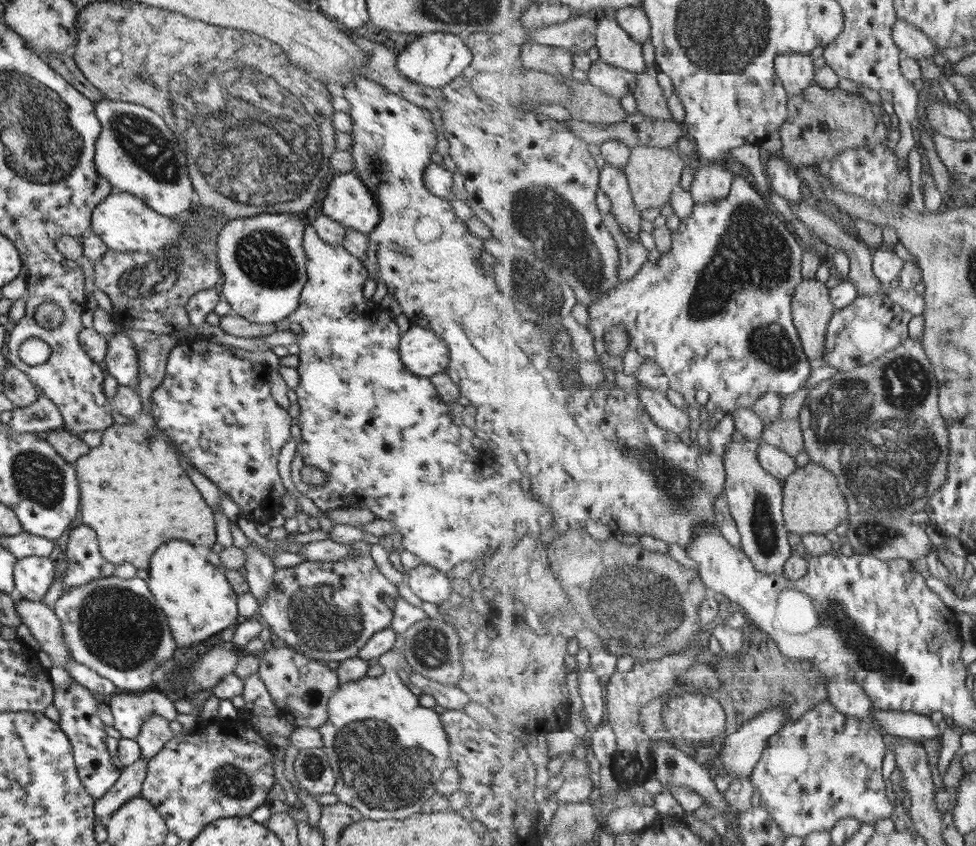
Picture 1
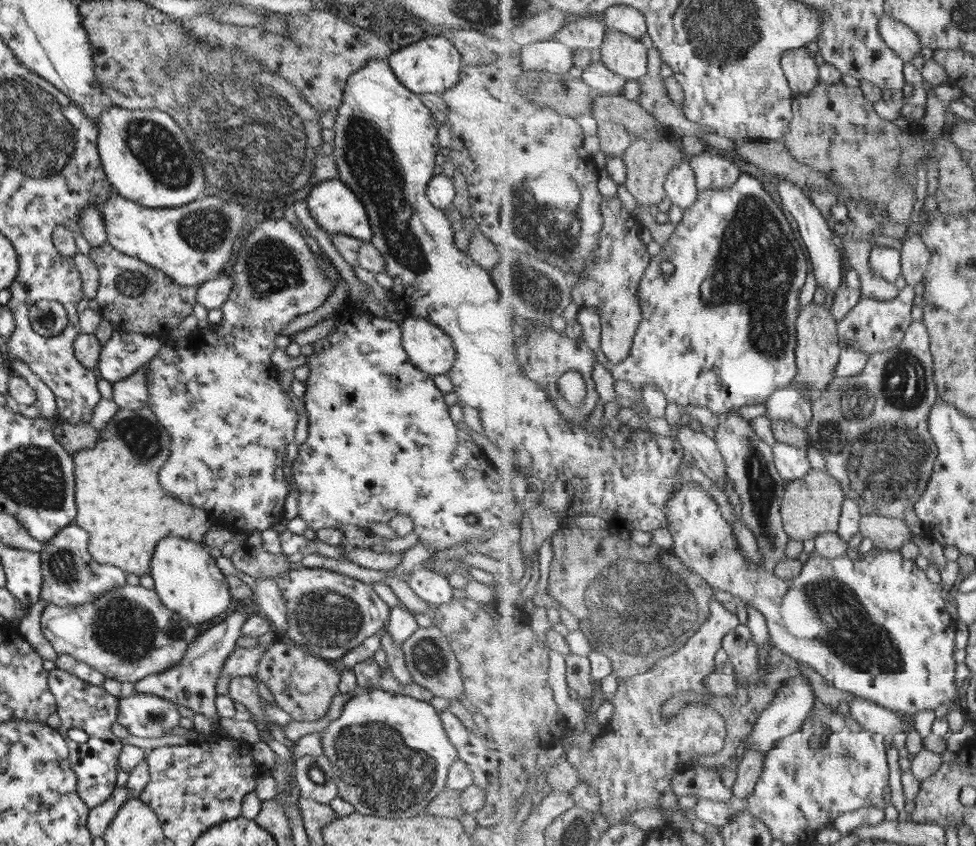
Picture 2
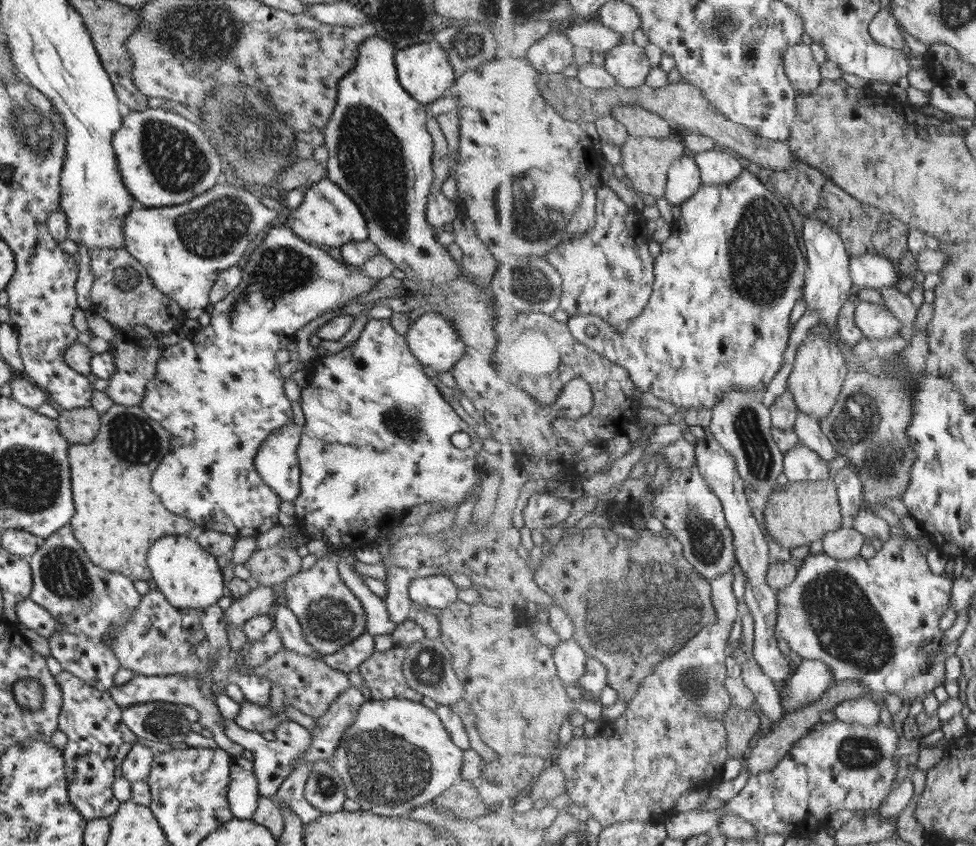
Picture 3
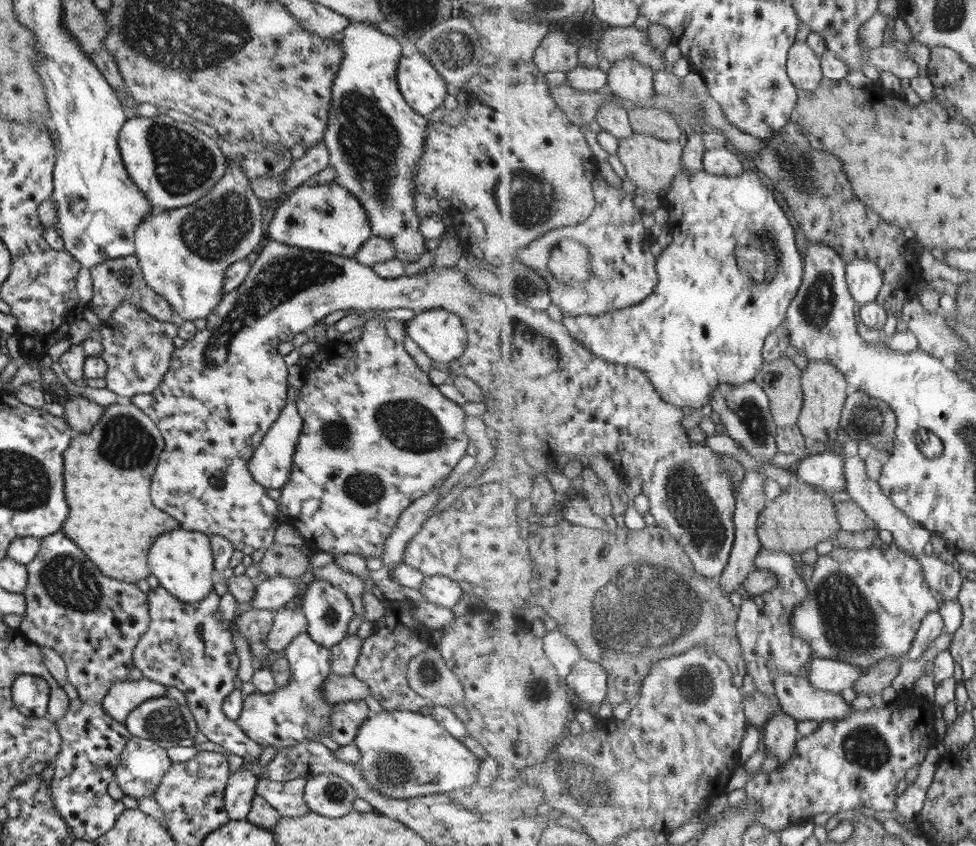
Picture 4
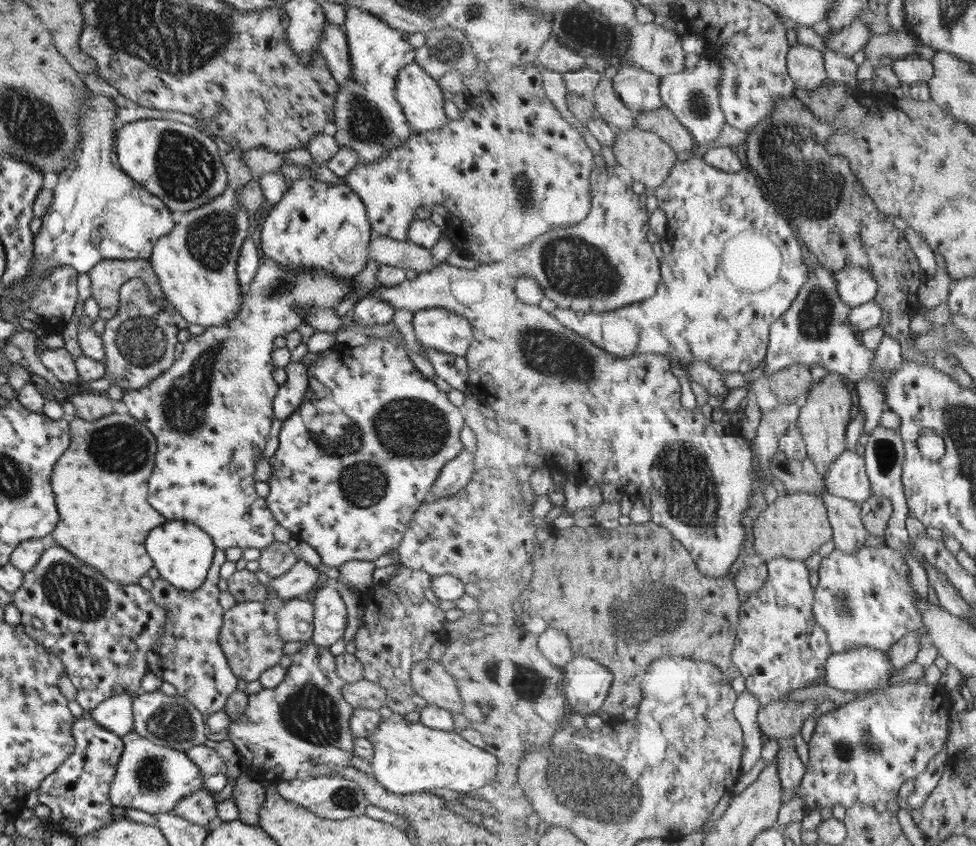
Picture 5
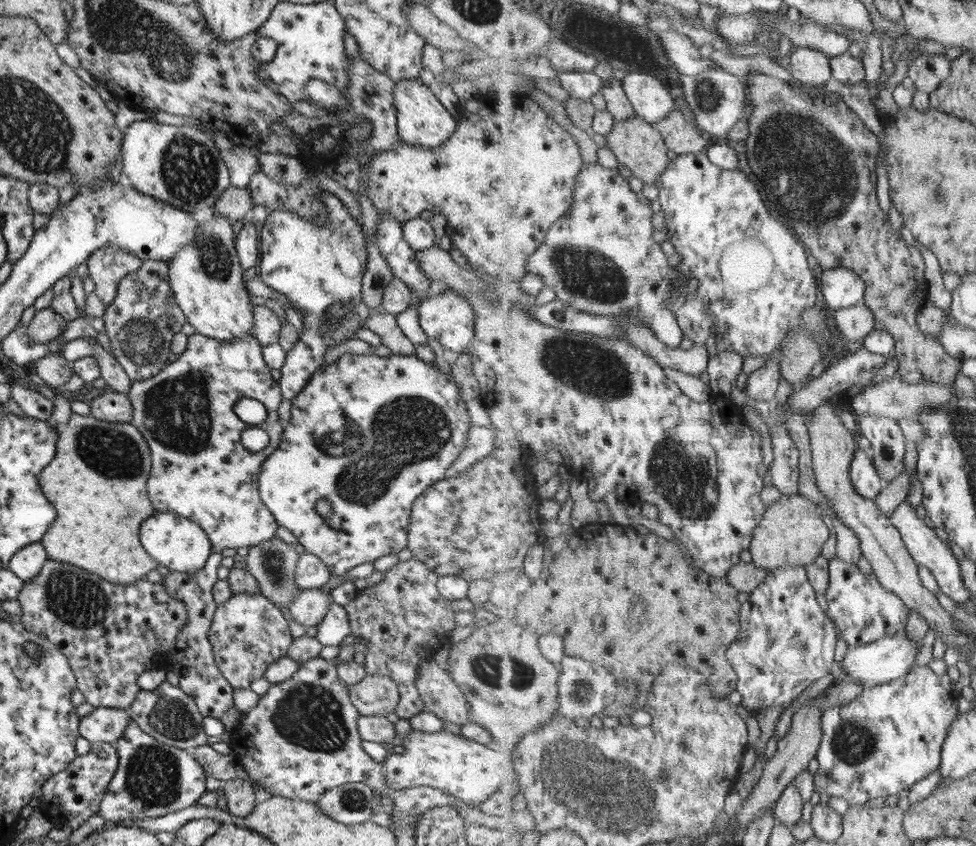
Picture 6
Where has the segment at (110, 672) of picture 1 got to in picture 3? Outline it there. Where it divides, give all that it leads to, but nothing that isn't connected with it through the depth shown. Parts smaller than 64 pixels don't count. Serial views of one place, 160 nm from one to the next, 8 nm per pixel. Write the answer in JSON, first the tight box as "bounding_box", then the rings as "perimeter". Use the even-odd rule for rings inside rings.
{"bounding_box":[14,590,233,689],"perimeter":[[[148,590],[140,595],[132,617],[122,626],[110,630],[109,650],[119,669],[129,670],[133,675],[201,675],[214,689],[225,679],[233,664],[222,617],[223,611],[216,604],[204,609],[178,609],[171,606],[159,591]],[[29,598],[16,602],[14,613],[17,622],[25,628],[35,630],[43,638],[49,638],[55,631],[60,631],[60,626],[52,615]],[[209,661],[213,665],[211,670],[207,670]]]}

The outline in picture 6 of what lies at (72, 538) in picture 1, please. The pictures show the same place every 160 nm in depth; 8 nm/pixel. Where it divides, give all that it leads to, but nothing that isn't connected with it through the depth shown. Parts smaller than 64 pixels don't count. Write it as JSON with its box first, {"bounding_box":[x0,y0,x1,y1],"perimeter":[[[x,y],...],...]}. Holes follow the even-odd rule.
{"bounding_box":[16,559,186,709],"perimeter":[[[46,559],[41,570],[33,578],[24,581],[16,601],[19,602],[21,607],[21,614],[19,616],[20,623],[27,630],[35,633],[38,640],[49,641],[51,645],[57,647],[58,652],[61,652],[61,654],[65,656],[67,664],[75,678],[75,688],[83,694],[85,703],[94,708],[127,709],[131,707],[131,703],[133,703],[135,696],[140,692],[139,686],[137,685],[138,676],[160,665],[162,657],[171,649],[178,632],[186,623],[186,610],[184,604],[175,597],[172,597],[169,593],[166,593],[165,590],[163,590],[161,582],[149,582],[147,579],[143,578],[134,583],[129,583],[128,585],[110,583],[94,574],[85,572],[85,570],[79,570],[79,568],[75,568],[75,566],[61,564],[61,562],[53,562],[53,560],[49,559]]]}

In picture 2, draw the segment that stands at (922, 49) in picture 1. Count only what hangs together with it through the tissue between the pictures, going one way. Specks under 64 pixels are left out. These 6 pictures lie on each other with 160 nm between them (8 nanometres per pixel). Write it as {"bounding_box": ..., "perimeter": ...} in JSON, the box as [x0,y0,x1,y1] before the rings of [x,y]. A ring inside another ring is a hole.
{"bounding_box":[878,14,923,63],"perimeter":[[[885,14],[881,17],[878,27],[885,44],[900,54],[906,63],[913,56],[919,56],[923,44],[919,35],[910,26]]]}

